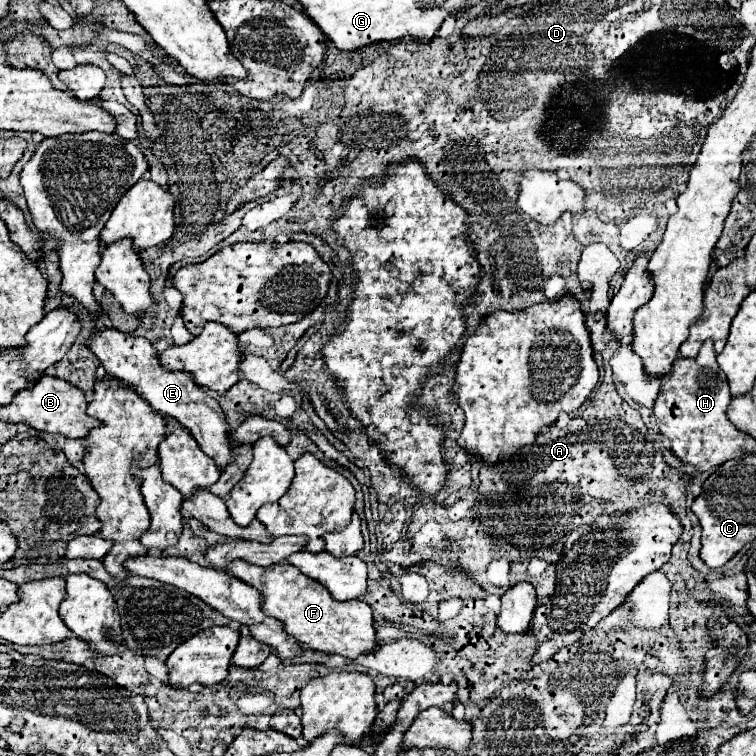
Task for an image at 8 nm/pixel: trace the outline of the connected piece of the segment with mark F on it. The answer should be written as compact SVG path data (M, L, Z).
M236 560L228 566L228 572L240 578L242 582L254 586L262 594L262 612L282 622L284 632L294 636L300 644L312 650L340 654L346 658L358 658L360 654L370 654L376 650L376 630L372 608L362 600L338 602L330 592L318 584L314 578L302 574L296 566L274 564L274 566L256 566L244 560Z

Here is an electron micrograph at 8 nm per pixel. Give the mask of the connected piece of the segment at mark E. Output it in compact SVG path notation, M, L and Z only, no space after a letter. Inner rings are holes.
M106 328L104 332L92 334L86 340L86 346L94 352L94 356L102 362L104 370L134 386L138 394L160 414L176 418L184 428L192 432L196 442L200 444L202 452L206 452L210 458L214 458L216 466L224 470L224 466L230 460L230 440L228 440L228 422L220 410L220 404L210 398L198 384L194 384L192 376L188 372L170 372L162 368L158 362L158 352L152 348L152 344L146 338L134 338L130 334L122 334L114 328Z

